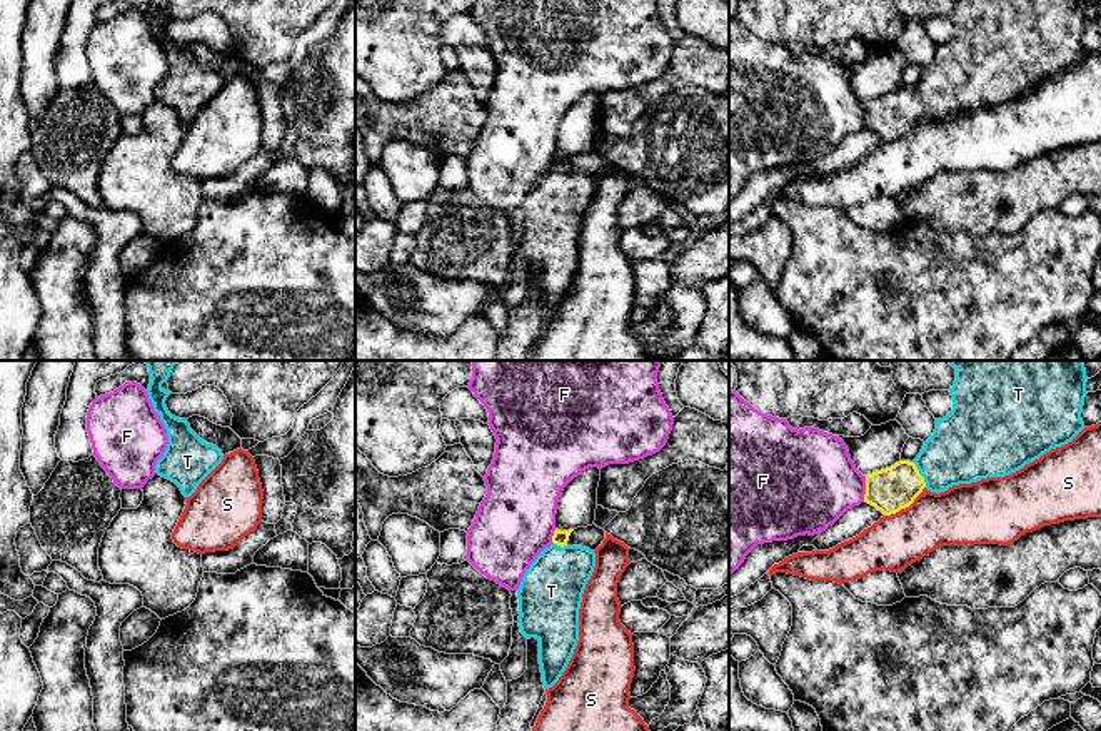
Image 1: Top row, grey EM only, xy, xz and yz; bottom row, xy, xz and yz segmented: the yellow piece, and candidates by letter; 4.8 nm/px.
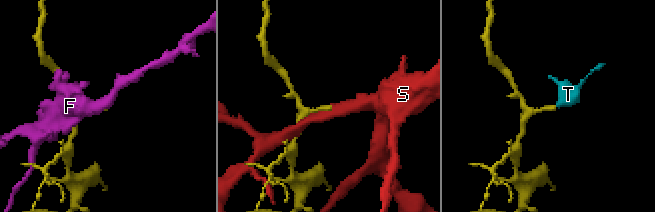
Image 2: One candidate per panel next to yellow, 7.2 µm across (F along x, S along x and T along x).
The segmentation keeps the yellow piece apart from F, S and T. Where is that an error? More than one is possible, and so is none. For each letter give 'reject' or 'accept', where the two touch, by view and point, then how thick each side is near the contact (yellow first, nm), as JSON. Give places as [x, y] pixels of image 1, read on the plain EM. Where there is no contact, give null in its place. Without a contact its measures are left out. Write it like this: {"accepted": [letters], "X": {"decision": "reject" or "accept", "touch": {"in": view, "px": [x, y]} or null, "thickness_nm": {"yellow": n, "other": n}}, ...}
{"accepted": ["T"], "F": {"decision": "reject", "touch": {"in": "yz", "px": [866, 115]}, "thickness_nm": {"yellow": 220, "other": 400}}, "S": {"decision": "reject", "touch": {"in": "yz", "px": [906, 132]}, "thickness_nm": {"yellow": 220, "other": 280}}, "T": {"decision": "accept", "touch": {"in": "yz", "px": [920, 100]}, "thickness_nm": {"yellow": 220, "other": 320}}}

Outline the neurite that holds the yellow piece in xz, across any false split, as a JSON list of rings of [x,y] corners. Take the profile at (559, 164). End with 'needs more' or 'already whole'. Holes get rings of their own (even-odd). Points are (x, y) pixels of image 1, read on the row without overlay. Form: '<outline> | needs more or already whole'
[[[554,157],[552,170],[540,177],[517,215],[519,254],[539,267],[544,314],[566,297],[579,267],[579,235],[596,194],[596,179],[569,172],[569,157]]] | needs more

